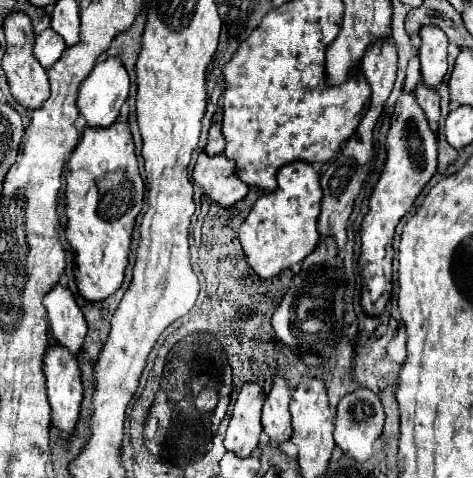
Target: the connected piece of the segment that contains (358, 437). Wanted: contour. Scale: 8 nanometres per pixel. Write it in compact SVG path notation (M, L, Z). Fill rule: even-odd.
M357 388L355 392L341 398L337 406L337 418L335 418L335 444L343 450L345 456L355 460L367 460L373 454L373 444L383 432L383 406L381 400L367 388Z

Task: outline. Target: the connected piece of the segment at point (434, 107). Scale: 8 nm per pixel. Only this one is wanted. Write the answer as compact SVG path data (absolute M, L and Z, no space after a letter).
M419 84L417 90L415 90L415 96L417 96L417 102L423 108L427 120L429 120L429 126L431 126L433 134L437 134L437 124L439 124L439 114L441 114L437 90L429 92L429 88L423 88L423 84Z

